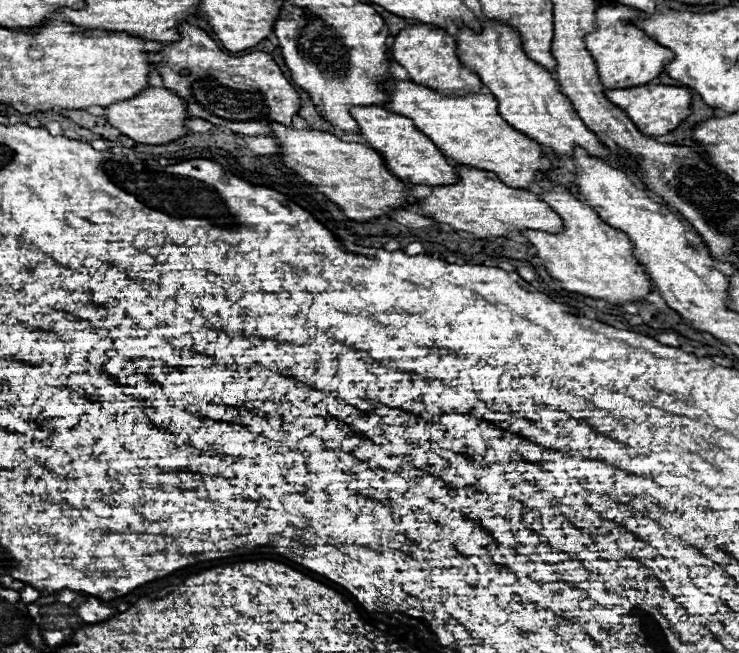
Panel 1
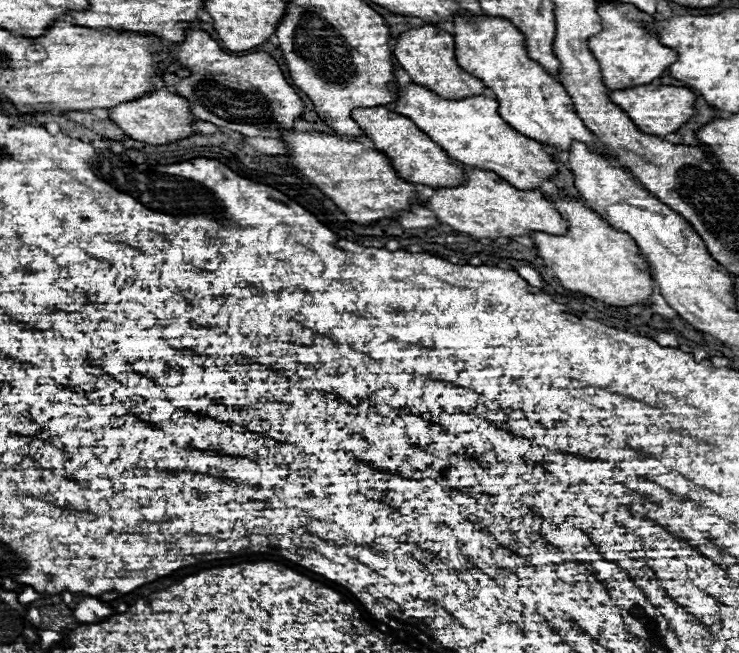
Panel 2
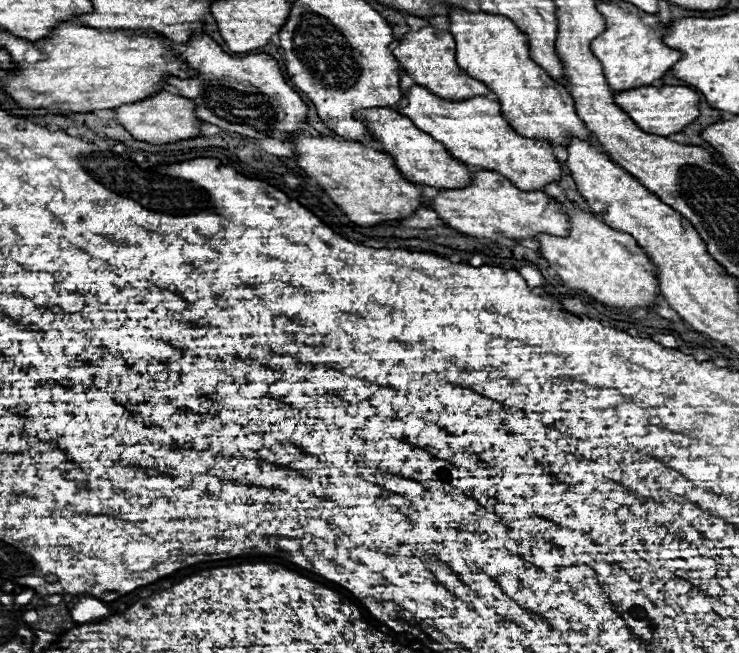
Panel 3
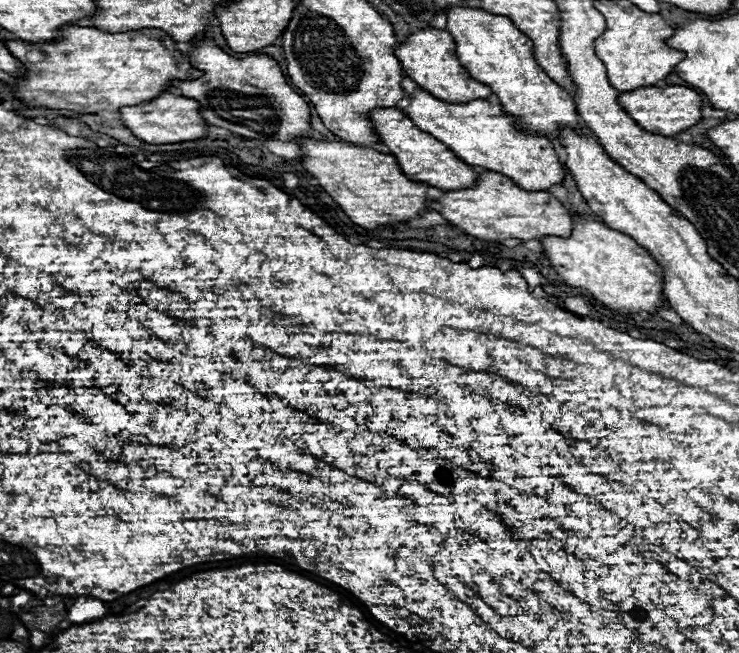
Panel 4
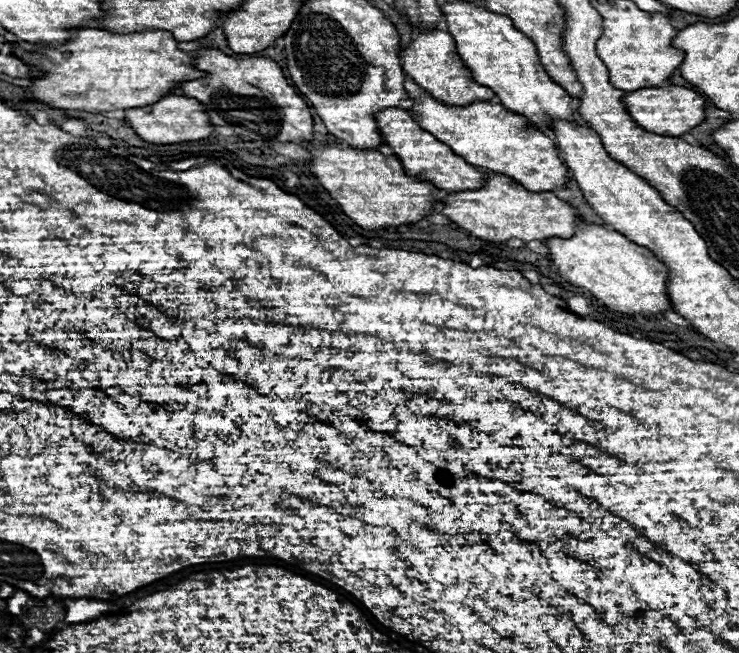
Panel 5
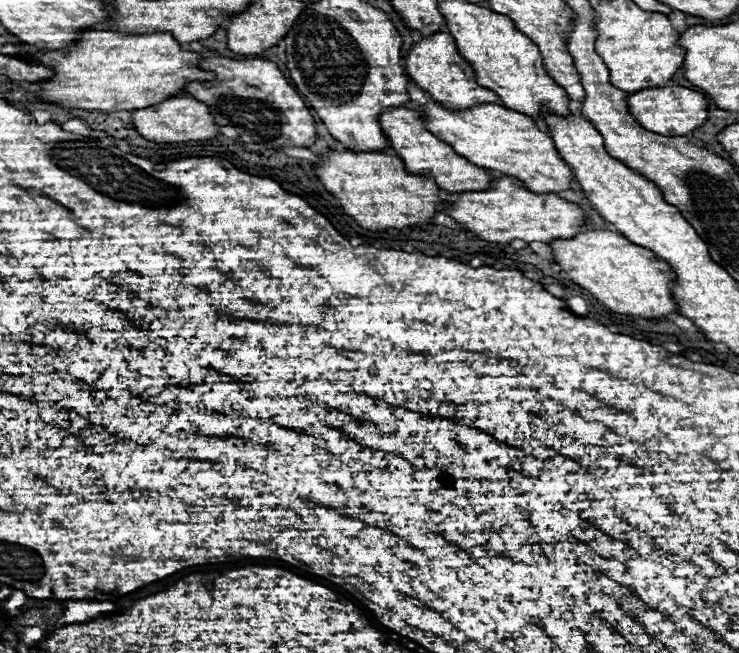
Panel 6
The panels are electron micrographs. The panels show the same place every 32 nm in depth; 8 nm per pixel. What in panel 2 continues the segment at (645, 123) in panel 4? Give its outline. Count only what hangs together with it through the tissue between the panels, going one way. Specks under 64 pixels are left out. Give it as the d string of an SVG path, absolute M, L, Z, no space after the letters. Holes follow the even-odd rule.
M638 86L638 88L628 88L628 90L614 90L608 94L610 100L620 106L632 120L634 124L644 132L644 134L654 134L654 136L666 136L670 132L676 132L682 124L686 124L694 116L694 92L688 88L678 88L678 86Z

